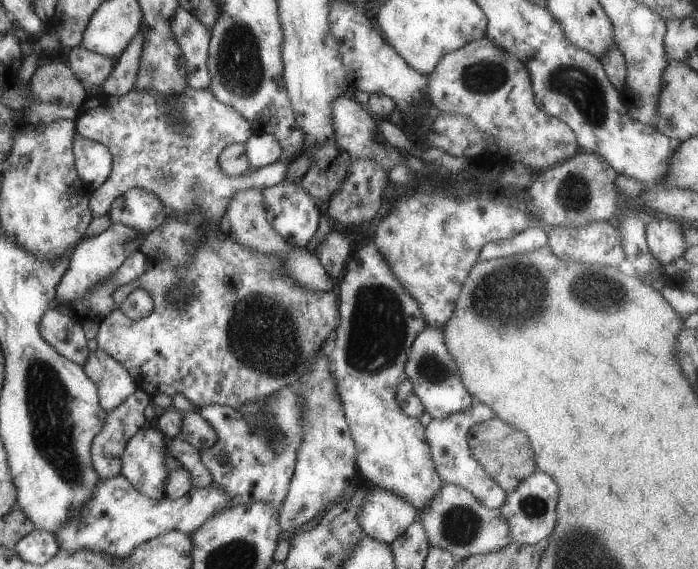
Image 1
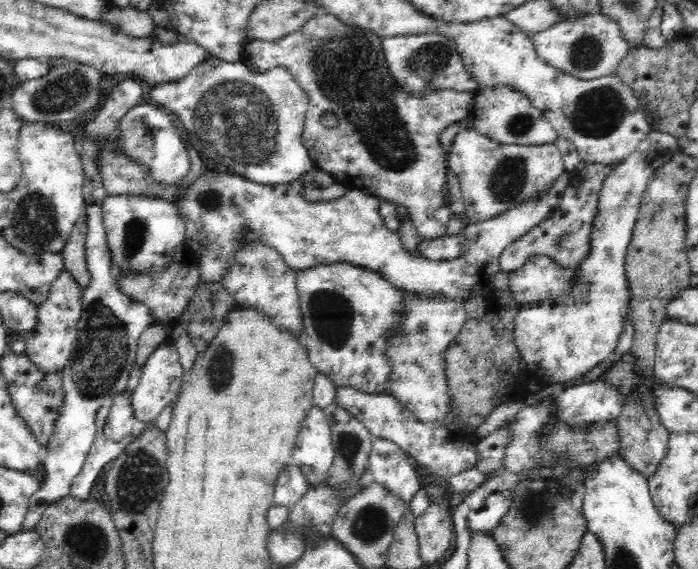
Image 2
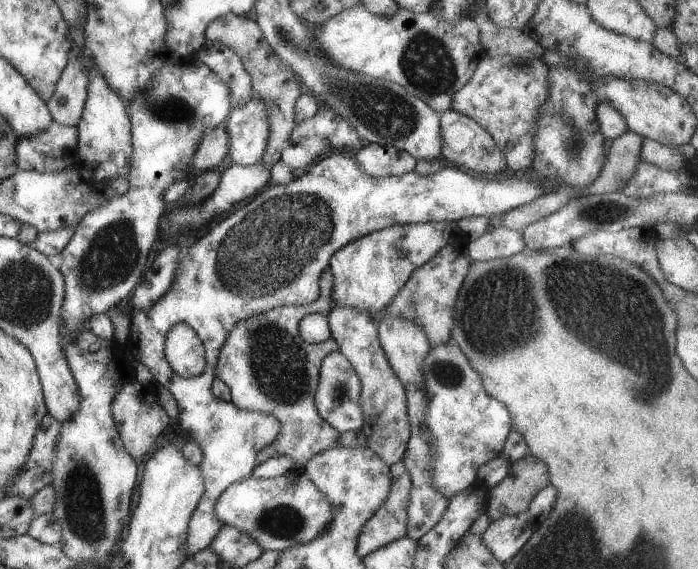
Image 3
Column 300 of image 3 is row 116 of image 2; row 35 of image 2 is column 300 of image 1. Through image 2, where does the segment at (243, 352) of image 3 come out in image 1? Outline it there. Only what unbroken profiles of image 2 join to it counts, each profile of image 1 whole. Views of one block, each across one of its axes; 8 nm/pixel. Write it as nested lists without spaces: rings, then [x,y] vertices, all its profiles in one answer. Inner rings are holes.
[[[187,85],[176,100],[169,104],[163,104],[163,100],[156,96],[147,90],[131,89],[121,96],[87,96],[77,108],[74,130],[79,136],[105,146],[113,159],[107,180],[91,190],[89,212],[92,217],[103,216],[120,194],[131,188],[141,188],[159,198],[167,215],[195,212],[205,222],[205,234],[195,240],[198,251],[185,264],[185,268],[171,268],[165,256],[153,256],[139,278],[119,286],[111,294],[115,306],[118,306],[129,292],[142,288],[151,297],[153,309],[140,320],[130,320],[119,307],[115,307],[111,314],[107,314],[98,323],[96,348],[121,364],[137,388],[149,396],[158,393],[170,397],[183,394],[197,407],[221,405],[239,410],[245,402],[262,401],[281,386],[289,386],[293,382],[293,387],[297,386],[301,374],[309,370],[317,350],[330,345],[333,330],[339,322],[339,300],[331,290],[307,290],[305,286],[297,286],[297,282],[285,278],[281,272],[281,258],[257,254],[237,244],[224,224],[225,210],[233,194],[249,188],[262,191],[281,182],[289,165],[276,160],[271,170],[233,178],[221,174],[217,164],[218,154],[228,144],[245,144],[252,133],[251,124],[231,106],[217,102],[208,89],[197,90]],[[173,284],[187,286],[187,300],[181,308],[175,308],[165,298]]]

